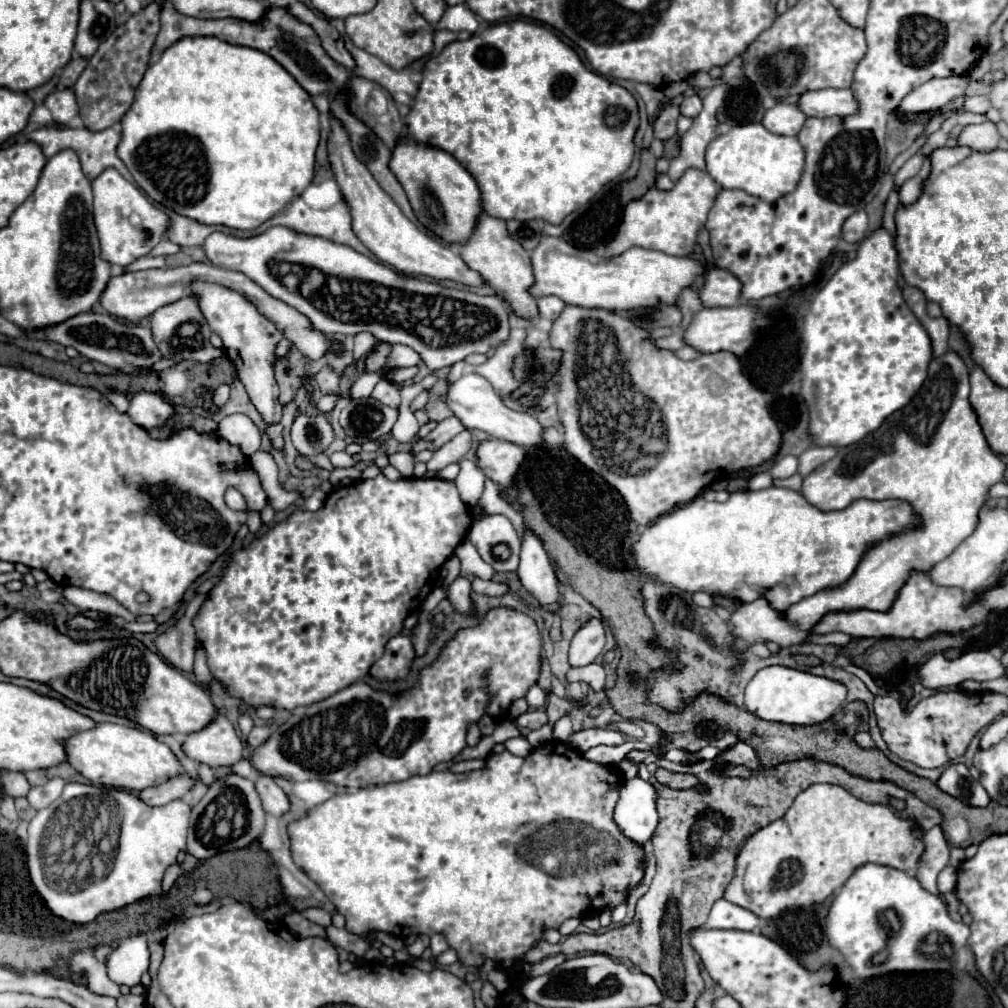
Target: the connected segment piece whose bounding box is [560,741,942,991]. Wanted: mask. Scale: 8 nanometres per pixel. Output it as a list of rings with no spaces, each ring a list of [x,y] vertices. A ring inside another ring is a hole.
[[[738,741],[734,747],[726,749],[726,753],[714,761],[700,761],[700,763],[692,763],[690,767],[684,767],[684,765],[678,765],[678,763],[672,763],[666,759],[658,759],[658,761],[648,765],[650,775],[654,775],[654,771],[658,767],[664,767],[664,769],[674,771],[674,773],[692,773],[706,785],[706,791],[702,791],[702,793],[696,789],[674,791],[674,789],[660,785],[654,777],[650,777],[652,785],[660,793],[656,799],[660,823],[656,827],[656,837],[652,837],[652,847],[654,847],[654,857],[656,857],[656,875],[652,879],[650,889],[636,903],[636,915],[632,919],[632,927],[636,929],[636,939],[634,939],[636,945],[632,943],[632,939],[628,939],[628,927],[622,927],[622,929],[610,929],[602,935],[572,933],[564,941],[560,941],[560,953],[576,955],[580,951],[596,951],[596,953],[606,953],[614,959],[630,957],[630,961],[640,969],[640,973],[650,975],[658,983],[660,991],[664,991],[664,983],[662,983],[664,977],[662,977],[662,971],[658,967],[660,961],[654,961],[660,957],[658,955],[660,953],[658,951],[660,949],[660,933],[658,933],[656,917],[662,917],[668,901],[676,901],[682,917],[690,917],[690,927],[702,925],[704,917],[708,917],[714,901],[718,901],[724,895],[724,889],[732,881],[734,875],[730,871],[734,871],[734,859],[736,859],[736,853],[740,851],[740,847],[744,845],[744,841],[752,833],[756,833],[758,829],[766,827],[770,821],[780,819],[788,811],[788,807],[792,805],[794,797],[800,791],[804,791],[806,787],[810,787],[814,783],[836,783],[866,803],[882,803],[882,805],[888,805],[888,797],[904,799],[906,809],[902,811],[902,817],[918,819],[918,825],[924,831],[942,823],[942,815],[934,807],[922,803],[916,795],[898,787],[896,783],[868,781],[868,779],[850,775],[846,769],[842,769],[838,765],[816,761],[816,759],[800,759],[800,761],[782,763],[774,769],[764,769],[760,765],[754,749],[744,741]],[[726,765],[744,765],[744,767],[752,769],[752,777],[750,779],[728,777],[724,771],[718,771],[718,767],[726,767]],[[710,813],[722,813],[726,833],[720,841],[716,841],[712,853],[694,855],[692,843],[690,843],[692,825],[700,817],[710,815]],[[690,903],[692,903],[692,907],[690,907]]]

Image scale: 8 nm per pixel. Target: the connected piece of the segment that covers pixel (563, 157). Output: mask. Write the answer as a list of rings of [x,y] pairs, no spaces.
[[[526,21],[498,23],[492,27],[486,27],[482,33],[476,33],[466,41],[450,43],[438,57],[430,57],[424,67],[420,91],[406,117],[406,127],[410,137],[414,137],[420,143],[428,143],[452,153],[458,159],[458,163],[476,179],[486,213],[492,213],[494,217],[500,217],[504,221],[542,219],[552,225],[560,225],[572,211],[588,203],[606,183],[618,179],[630,167],[634,157],[634,135],[638,131],[638,125],[640,125],[638,103],[630,91],[626,91],[624,87],[608,81],[606,77],[594,71],[588,71],[582,59],[578,57],[578,53],[570,45],[562,43],[550,29],[544,29],[542,25],[526,23]]]

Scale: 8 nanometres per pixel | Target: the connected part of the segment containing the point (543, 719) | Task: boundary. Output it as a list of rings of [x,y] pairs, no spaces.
[[[530,709],[530,711],[526,711],[524,715],[520,715],[518,719],[516,719],[516,723],[520,725],[520,727],[528,727],[528,729],[540,729],[542,725],[546,725],[548,723],[548,715],[546,715],[546,711],[542,711],[542,709]]]

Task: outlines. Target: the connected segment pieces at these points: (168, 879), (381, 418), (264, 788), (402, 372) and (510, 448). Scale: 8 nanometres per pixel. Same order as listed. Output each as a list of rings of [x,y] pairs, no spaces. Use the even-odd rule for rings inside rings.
[[[174,863],[174,865],[170,865],[170,867],[166,869],[166,873],[164,873],[164,881],[162,881],[162,891],[164,891],[164,893],[170,891],[172,883],[178,879],[178,875],[180,875],[180,865],[178,865],[178,863]]]
[[[374,397],[352,399],[340,413],[340,425],[348,437],[358,443],[376,441],[388,435],[398,419],[398,409],[380,403]]]
[[[260,775],[254,781],[254,785],[256,785],[256,791],[258,791],[260,799],[262,799],[262,807],[264,807],[264,811],[268,815],[278,817],[278,815],[282,815],[282,813],[286,813],[290,809],[290,801],[288,801],[286,793],[274,783],[272,777]]]
[[[416,366],[395,369],[387,375],[386,380],[390,381],[391,383],[399,384],[404,380],[413,378],[417,372],[418,368]]]
[[[484,439],[478,443],[476,457],[488,479],[508,487],[512,485],[512,477],[516,477],[516,469],[520,469],[520,457],[524,457],[524,449],[510,441]]]

